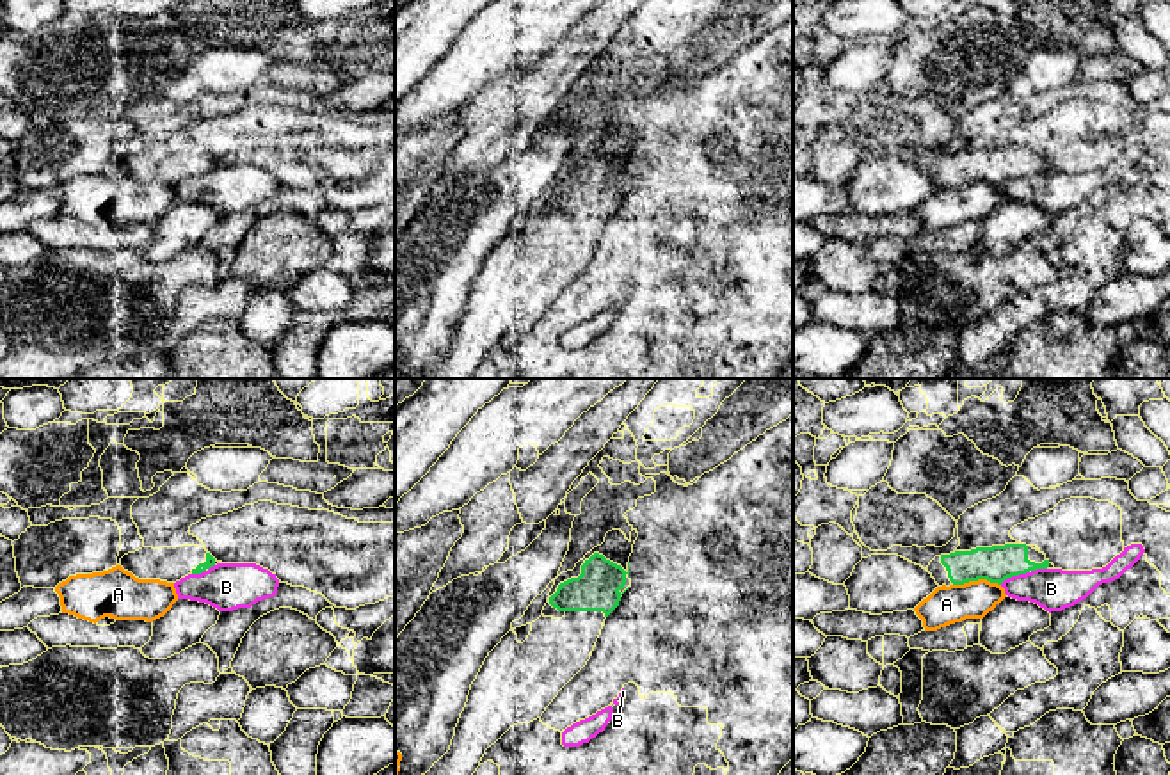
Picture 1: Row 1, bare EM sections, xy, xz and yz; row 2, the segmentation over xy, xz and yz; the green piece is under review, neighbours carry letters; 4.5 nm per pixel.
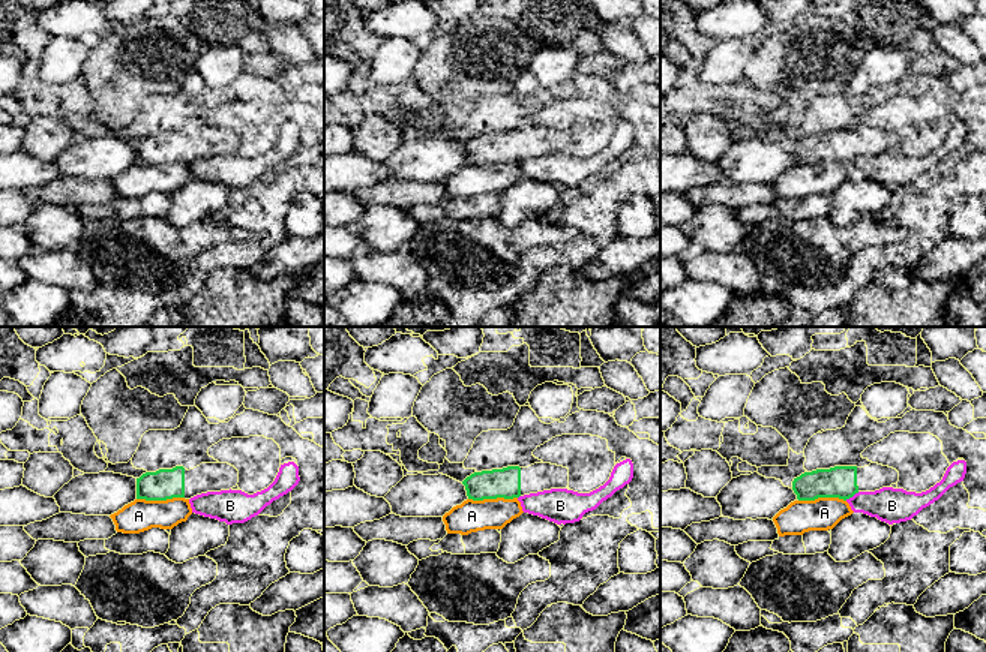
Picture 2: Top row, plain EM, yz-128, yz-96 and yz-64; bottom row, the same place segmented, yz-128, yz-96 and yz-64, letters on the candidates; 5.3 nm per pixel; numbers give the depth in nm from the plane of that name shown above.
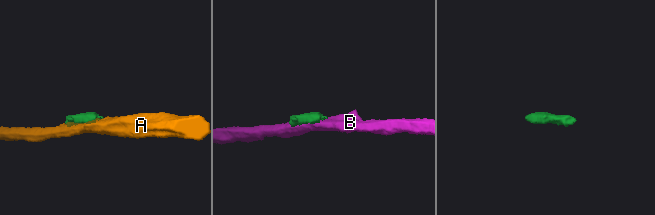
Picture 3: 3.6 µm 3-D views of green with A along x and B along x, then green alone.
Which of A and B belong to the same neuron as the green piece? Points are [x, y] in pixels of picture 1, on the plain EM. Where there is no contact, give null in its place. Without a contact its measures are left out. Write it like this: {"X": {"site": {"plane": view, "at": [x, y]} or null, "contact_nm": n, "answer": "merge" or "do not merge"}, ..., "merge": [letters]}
{"A": {"site": {"plane": "yz", "at": [977, 182]}, "contact_nm": 220, "answer": "do not merge"}, "B": {"site": {"plane": "yz", "at": [1014, 176]}, "contact_nm": 150, "answer": "do not merge"}, "merge": []}

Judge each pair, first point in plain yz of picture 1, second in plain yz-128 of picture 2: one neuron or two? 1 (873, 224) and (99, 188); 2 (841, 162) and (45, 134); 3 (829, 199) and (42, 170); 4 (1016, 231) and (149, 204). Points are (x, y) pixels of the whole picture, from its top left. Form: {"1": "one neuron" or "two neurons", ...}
{"1": "one neuron", "2": "one neuron", "3": "one neuron", "4": "two neurons"}

